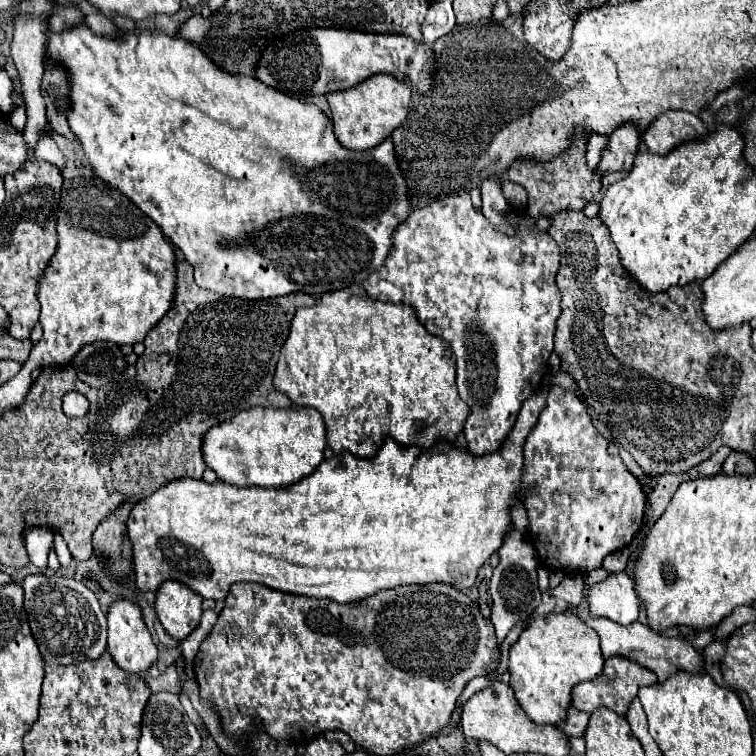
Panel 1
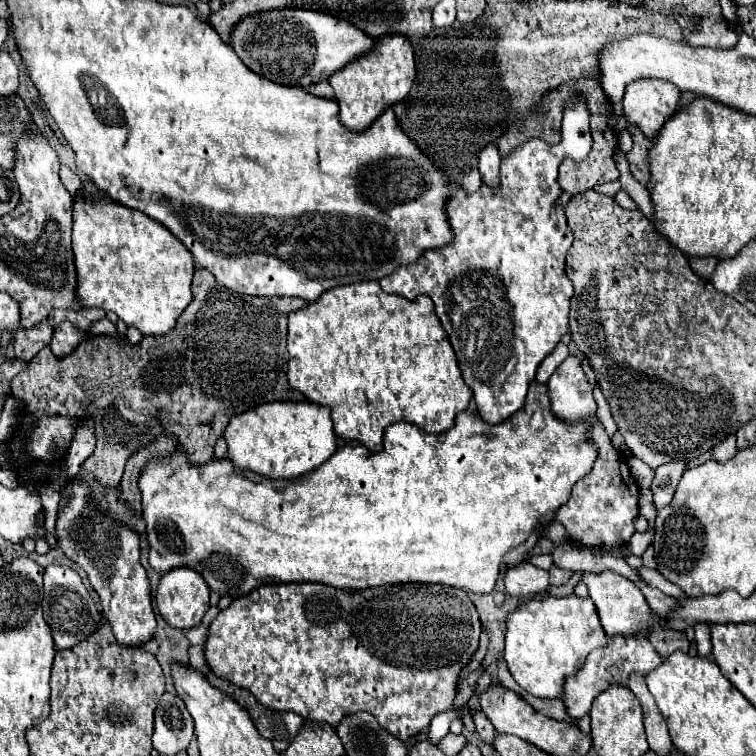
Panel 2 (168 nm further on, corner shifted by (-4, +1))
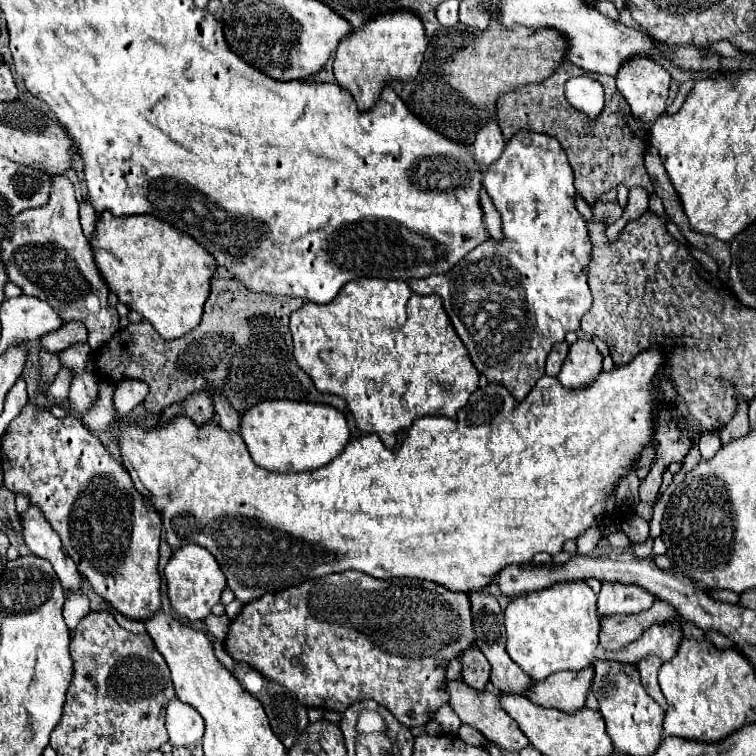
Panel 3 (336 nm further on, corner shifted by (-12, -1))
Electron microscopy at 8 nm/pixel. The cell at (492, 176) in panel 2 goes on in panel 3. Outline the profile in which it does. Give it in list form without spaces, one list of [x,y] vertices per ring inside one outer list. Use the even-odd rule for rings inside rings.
[[[492,117],[476,135],[474,141],[474,159],[480,167],[490,167],[496,159],[500,159],[502,151],[504,151],[504,137],[500,133],[500,127],[496,123],[496,119]]]

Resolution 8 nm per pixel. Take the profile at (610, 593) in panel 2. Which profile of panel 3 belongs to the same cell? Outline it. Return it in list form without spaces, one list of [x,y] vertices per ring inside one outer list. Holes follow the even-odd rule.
[[[604,581],[598,595],[598,613],[600,617],[610,617],[618,613],[640,613],[652,607],[654,601],[656,597],[650,591],[644,591],[640,585]]]

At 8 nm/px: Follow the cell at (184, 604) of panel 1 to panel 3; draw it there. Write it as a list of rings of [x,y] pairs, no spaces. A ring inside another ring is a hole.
[[[194,543],[188,547],[182,547],[176,551],[166,569],[166,587],[168,587],[168,599],[172,609],[188,621],[200,621],[206,619],[212,613],[212,607],[220,601],[220,593],[226,587],[224,573],[220,571],[216,559],[210,555],[210,551],[204,551],[202,547],[196,547]]]

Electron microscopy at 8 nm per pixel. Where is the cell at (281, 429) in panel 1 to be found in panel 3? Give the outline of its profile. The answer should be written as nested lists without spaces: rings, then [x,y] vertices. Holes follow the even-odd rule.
[[[264,401],[242,415],[240,437],[252,461],[274,473],[316,471],[338,457],[350,441],[346,417],[330,407],[304,401]]]

